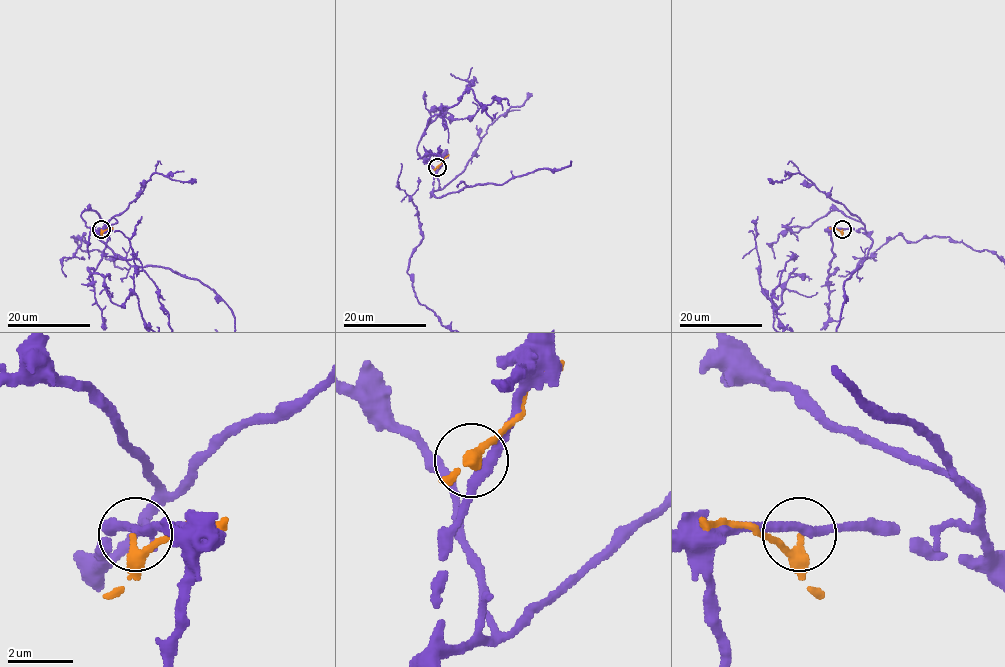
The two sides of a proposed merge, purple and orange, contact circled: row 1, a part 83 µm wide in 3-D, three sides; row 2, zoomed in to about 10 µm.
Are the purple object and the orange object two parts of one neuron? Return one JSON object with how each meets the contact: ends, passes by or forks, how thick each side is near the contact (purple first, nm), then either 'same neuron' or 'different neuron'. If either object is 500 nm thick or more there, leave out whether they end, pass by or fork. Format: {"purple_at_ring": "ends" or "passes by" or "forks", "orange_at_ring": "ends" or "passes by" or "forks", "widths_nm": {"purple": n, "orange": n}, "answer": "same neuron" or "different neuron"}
{"purple_at_ring": "passes by", "orange_at_ring": "passes by", "widths_nm": {"purple": 280, "orange": 280}, "answer": "different neuron"}

